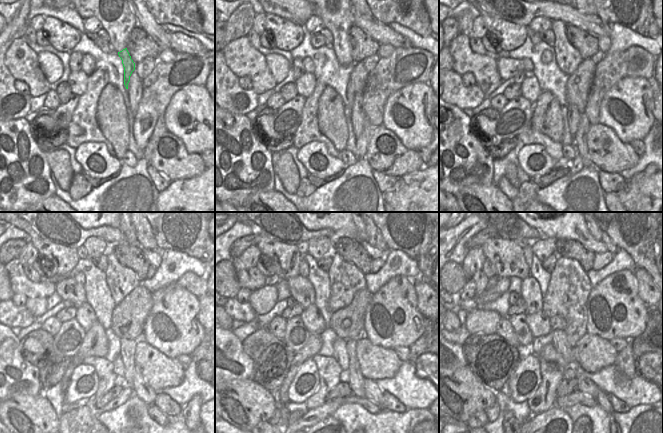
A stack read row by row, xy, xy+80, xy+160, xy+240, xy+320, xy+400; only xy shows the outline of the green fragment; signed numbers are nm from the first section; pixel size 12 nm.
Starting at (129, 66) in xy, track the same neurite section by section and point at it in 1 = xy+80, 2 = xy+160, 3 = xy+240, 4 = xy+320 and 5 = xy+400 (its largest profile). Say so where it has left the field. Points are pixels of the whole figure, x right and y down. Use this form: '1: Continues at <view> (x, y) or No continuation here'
1: Continues at xy+80 (350, 90)
2: Continues at xy+160 (573, 115)
3: Continues at xy+240 (127, 346)
4: Continues at xy+320 (356, 383)
5: Continues at xy+400 (585, 385)

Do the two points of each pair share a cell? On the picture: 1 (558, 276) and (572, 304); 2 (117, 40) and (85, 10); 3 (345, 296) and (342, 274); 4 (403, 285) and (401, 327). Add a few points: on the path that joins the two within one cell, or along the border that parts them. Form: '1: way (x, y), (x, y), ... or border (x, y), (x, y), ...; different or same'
1: way (565, 283), (568, 286), (569, 297); same
2: way (114, 30), (95, 11); same
3: way (343, 291), (343, 279); same
4: way (403, 295), (405, 317); same

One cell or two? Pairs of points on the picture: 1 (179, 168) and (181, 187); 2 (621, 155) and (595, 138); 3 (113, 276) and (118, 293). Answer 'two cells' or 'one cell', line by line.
1: two cells
2: one cell
3: one cell

